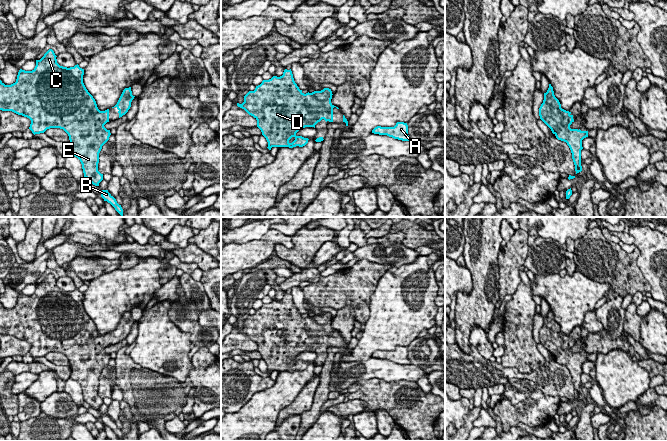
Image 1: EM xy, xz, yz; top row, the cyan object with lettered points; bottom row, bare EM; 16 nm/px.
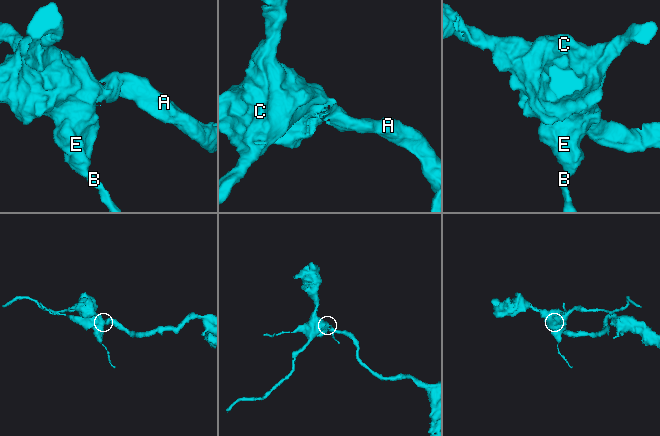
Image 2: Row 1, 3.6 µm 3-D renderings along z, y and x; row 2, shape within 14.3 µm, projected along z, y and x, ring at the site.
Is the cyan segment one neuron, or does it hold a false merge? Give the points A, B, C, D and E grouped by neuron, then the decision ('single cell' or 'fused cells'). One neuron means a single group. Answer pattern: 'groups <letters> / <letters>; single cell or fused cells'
groups A B C D E; single cell

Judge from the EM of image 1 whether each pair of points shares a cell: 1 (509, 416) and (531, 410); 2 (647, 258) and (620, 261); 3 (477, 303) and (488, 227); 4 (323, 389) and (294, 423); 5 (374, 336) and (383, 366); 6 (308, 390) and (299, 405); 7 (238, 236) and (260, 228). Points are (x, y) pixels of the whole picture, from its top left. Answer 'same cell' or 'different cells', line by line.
1: same cell
2: different cells
3: same cell
4: different cells
5: different cells
6: same cell
7: same cell

